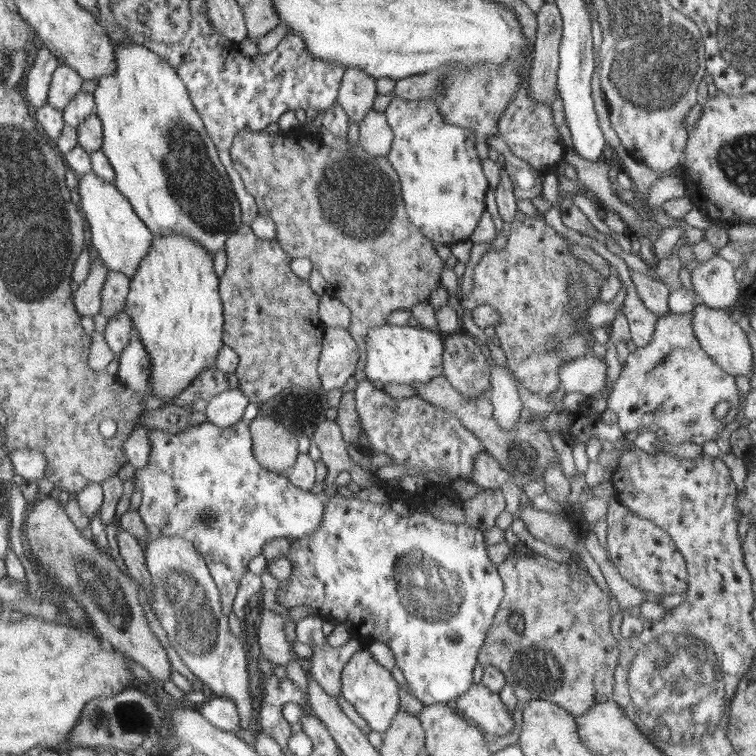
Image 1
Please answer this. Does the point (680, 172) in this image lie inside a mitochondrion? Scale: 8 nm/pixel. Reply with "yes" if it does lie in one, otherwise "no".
no

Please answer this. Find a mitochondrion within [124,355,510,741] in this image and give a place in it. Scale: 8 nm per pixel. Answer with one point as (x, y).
(428, 585)

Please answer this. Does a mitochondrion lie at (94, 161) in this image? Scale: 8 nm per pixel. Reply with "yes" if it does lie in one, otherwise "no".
no

